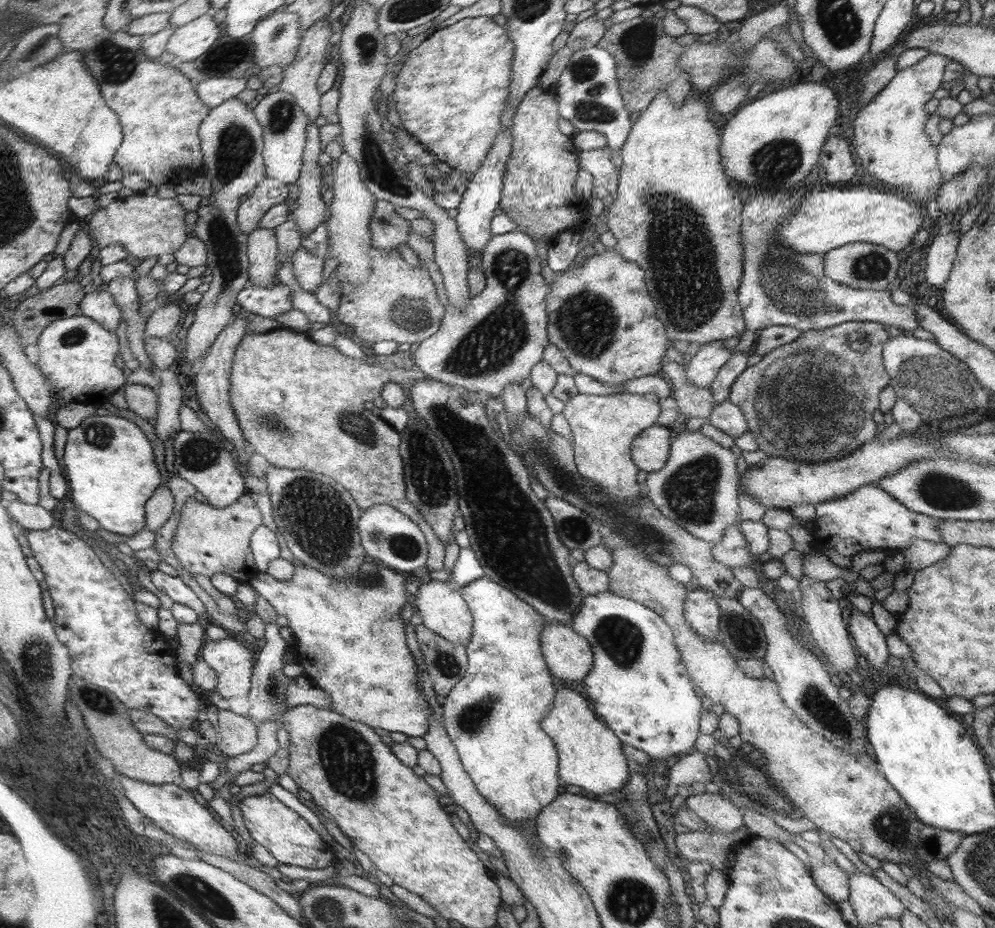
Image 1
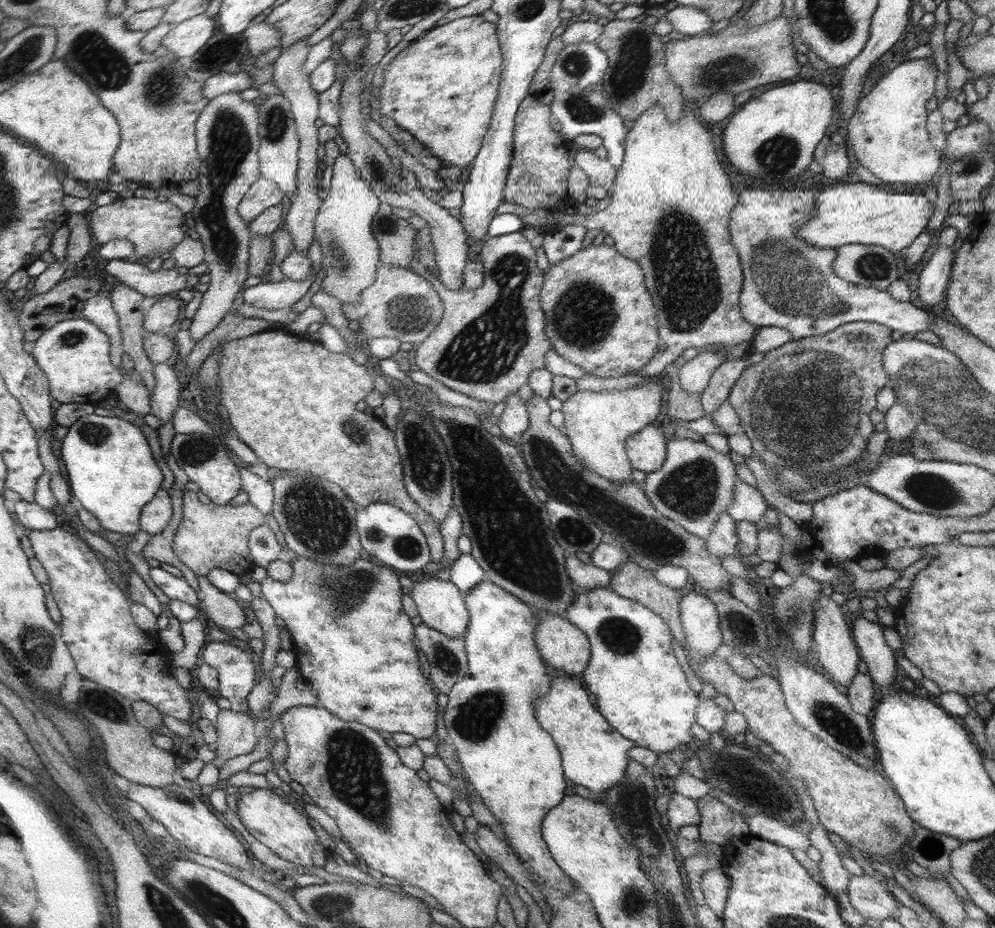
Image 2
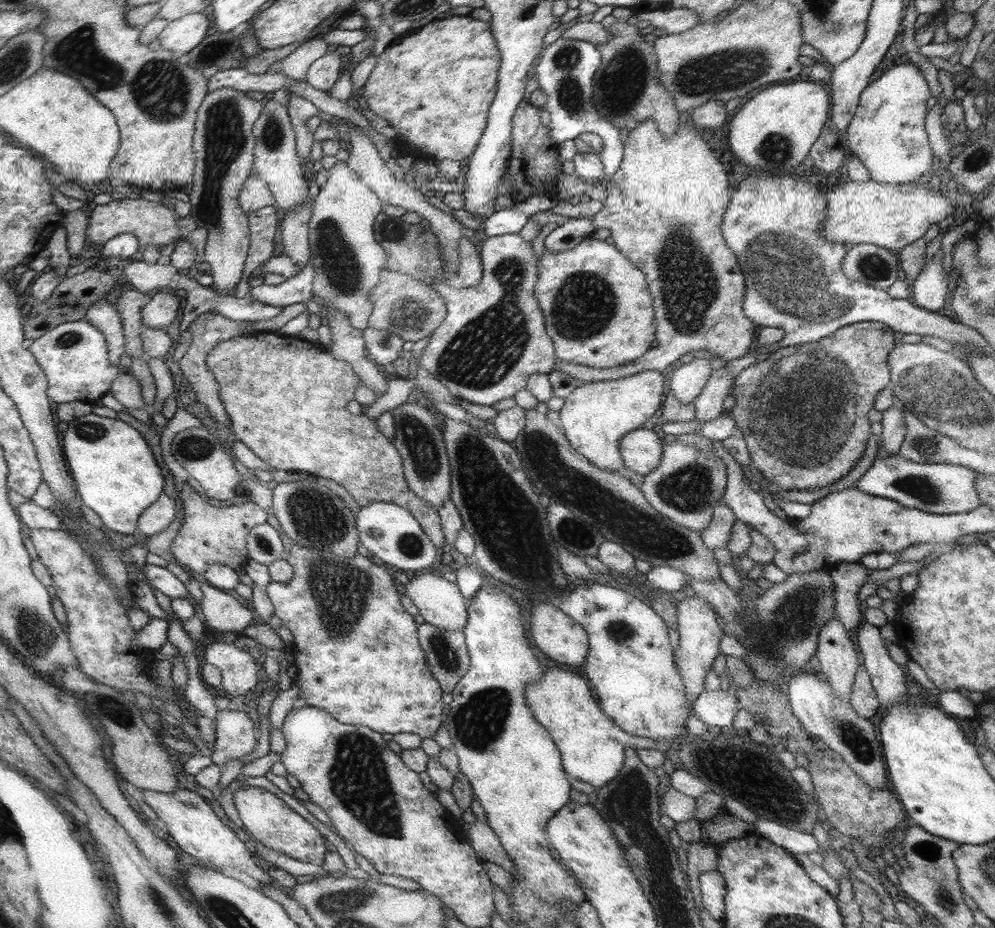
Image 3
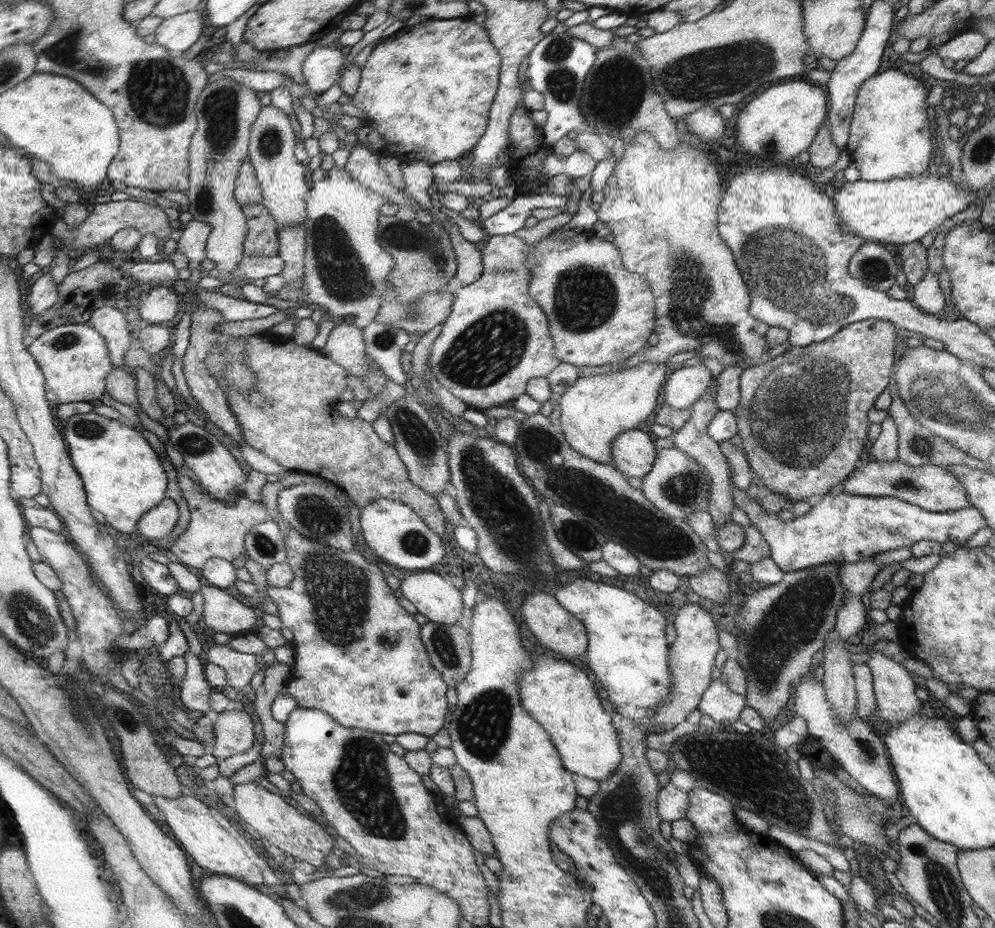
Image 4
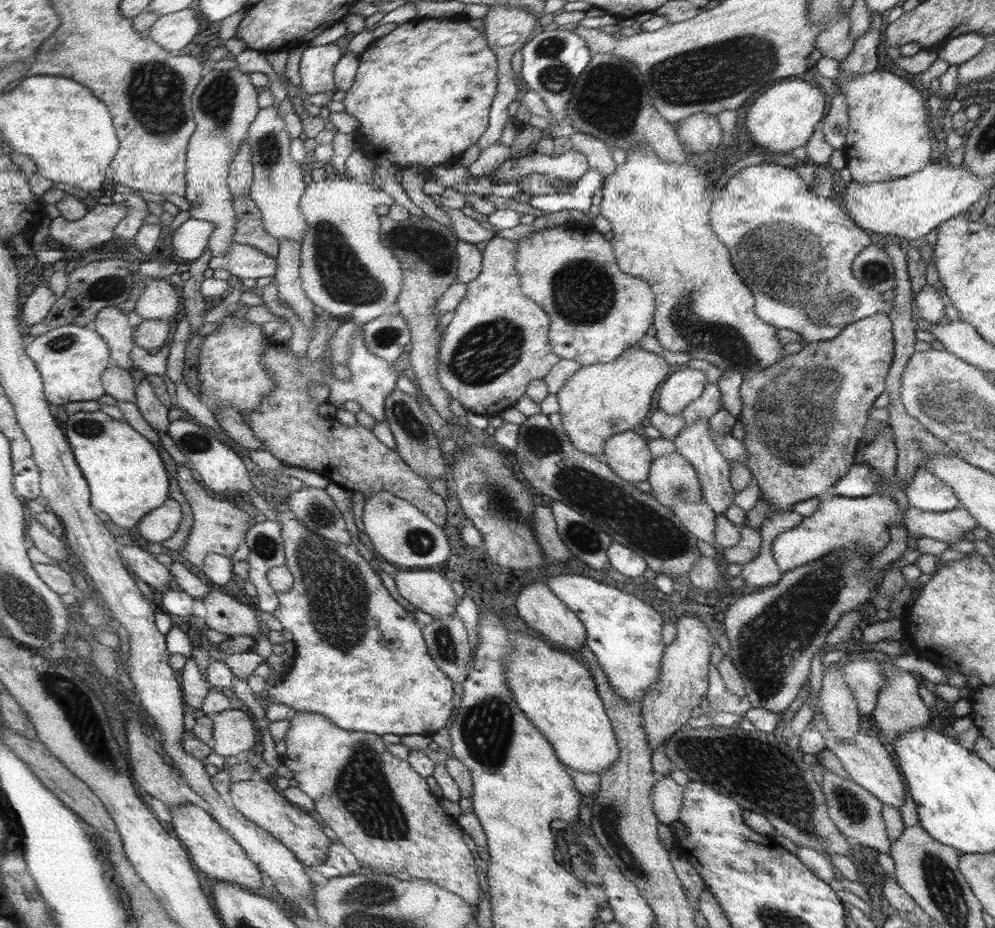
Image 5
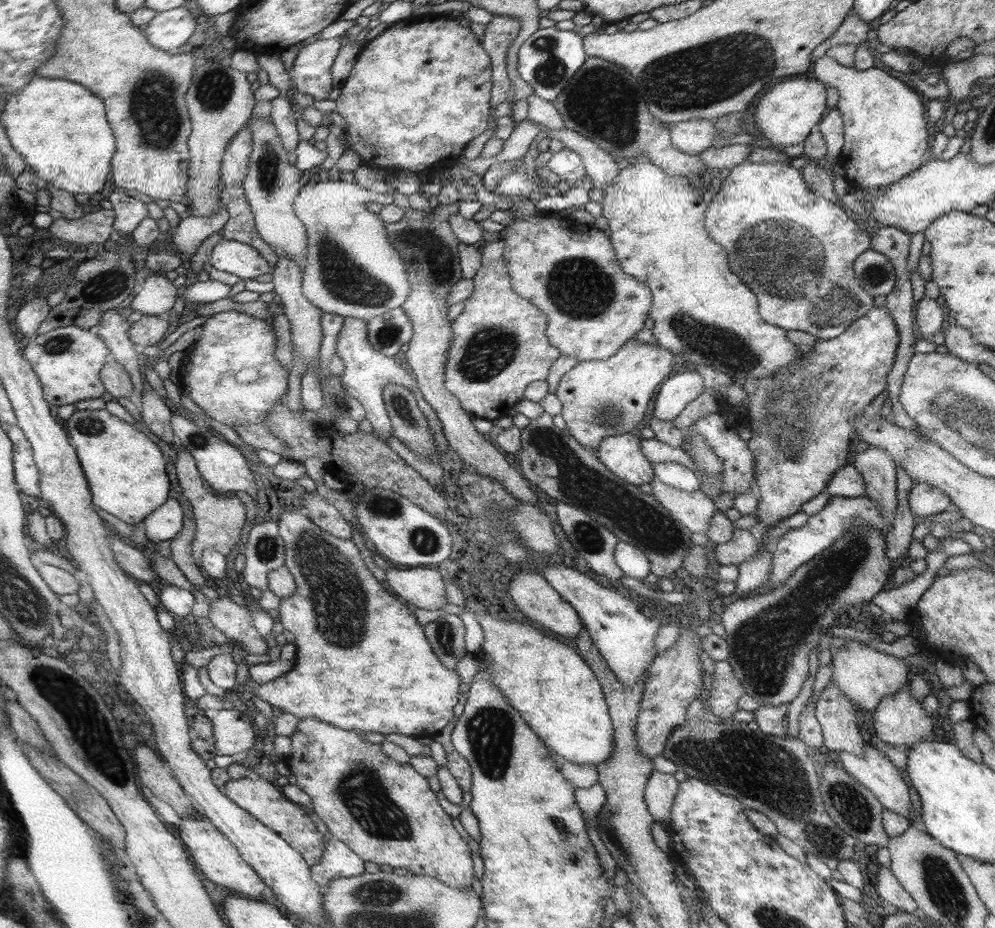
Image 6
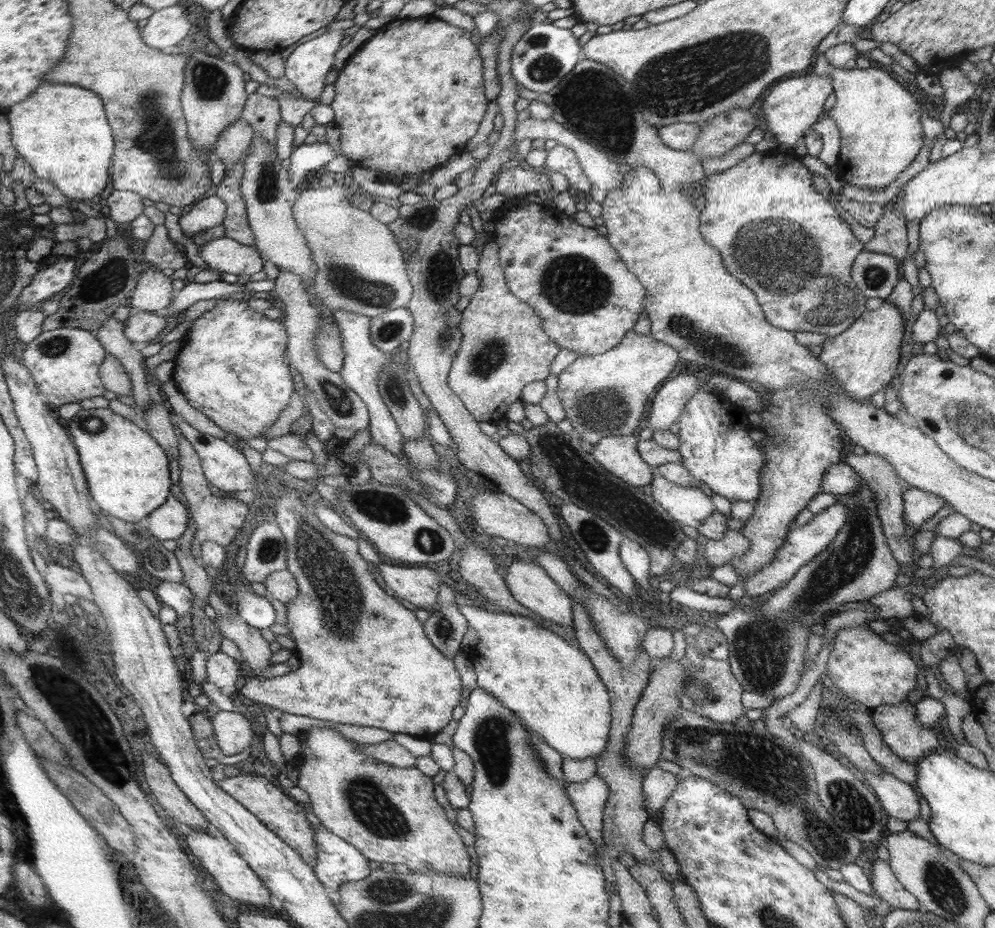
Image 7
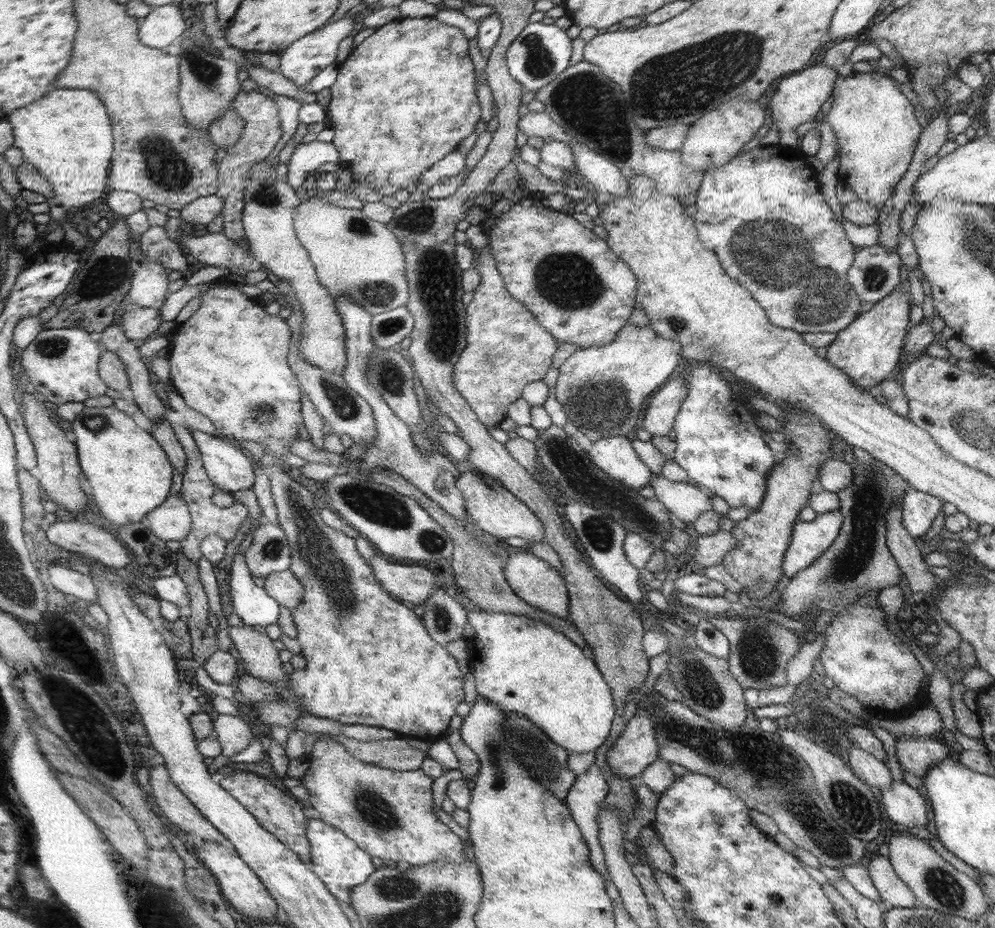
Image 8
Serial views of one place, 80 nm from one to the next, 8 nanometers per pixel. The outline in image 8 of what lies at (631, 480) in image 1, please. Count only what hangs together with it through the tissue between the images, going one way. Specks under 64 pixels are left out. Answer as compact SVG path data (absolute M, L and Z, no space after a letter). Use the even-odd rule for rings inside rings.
M627 325L615 340L605 347L580 349L558 370L556 398L563 404L569 421L592 442L605 437L627 436L641 414L645 398L667 380L679 362L679 343L655 335L649 326L637 328Z

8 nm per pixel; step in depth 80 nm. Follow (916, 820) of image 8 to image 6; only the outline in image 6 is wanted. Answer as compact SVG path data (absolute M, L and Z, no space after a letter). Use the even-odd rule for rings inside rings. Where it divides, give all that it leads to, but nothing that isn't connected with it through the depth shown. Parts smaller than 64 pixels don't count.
M863 740L861 756L840 752L839 760L843 771L863 784L875 799L879 799L885 810L908 818L909 792L907 790L909 788L905 786L903 778L899 776L899 772L883 752L879 752L869 742Z

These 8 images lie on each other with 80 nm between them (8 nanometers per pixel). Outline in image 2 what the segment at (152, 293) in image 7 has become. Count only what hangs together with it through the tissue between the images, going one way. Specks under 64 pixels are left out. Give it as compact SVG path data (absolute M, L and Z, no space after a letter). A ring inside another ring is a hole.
M174 294L162 297L147 312L144 323L148 332L164 334L181 316L181 300Z

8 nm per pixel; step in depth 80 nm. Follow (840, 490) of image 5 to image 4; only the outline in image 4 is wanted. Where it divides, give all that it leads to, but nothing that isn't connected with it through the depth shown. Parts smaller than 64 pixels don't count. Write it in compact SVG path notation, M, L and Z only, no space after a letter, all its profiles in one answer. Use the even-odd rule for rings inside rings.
M897 459L887 462L869 460L860 465L860 469L851 474L842 485L842 490L849 494L898 498L931 512L953 512L970 506L968 494L958 478L945 467L932 464L912 467Z

